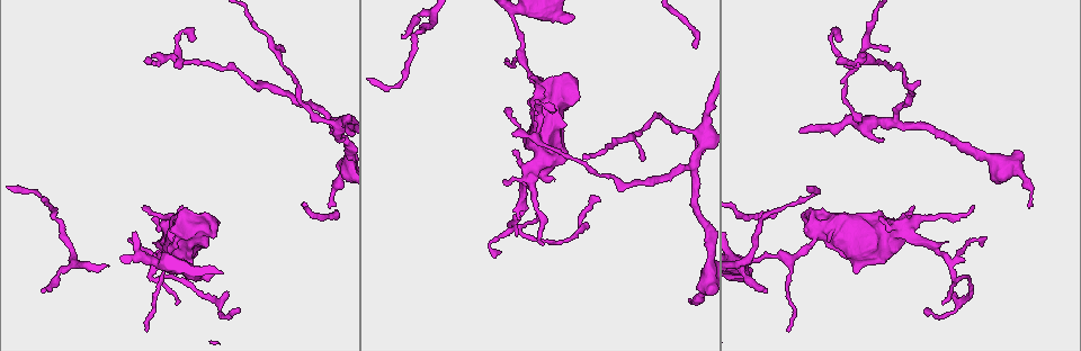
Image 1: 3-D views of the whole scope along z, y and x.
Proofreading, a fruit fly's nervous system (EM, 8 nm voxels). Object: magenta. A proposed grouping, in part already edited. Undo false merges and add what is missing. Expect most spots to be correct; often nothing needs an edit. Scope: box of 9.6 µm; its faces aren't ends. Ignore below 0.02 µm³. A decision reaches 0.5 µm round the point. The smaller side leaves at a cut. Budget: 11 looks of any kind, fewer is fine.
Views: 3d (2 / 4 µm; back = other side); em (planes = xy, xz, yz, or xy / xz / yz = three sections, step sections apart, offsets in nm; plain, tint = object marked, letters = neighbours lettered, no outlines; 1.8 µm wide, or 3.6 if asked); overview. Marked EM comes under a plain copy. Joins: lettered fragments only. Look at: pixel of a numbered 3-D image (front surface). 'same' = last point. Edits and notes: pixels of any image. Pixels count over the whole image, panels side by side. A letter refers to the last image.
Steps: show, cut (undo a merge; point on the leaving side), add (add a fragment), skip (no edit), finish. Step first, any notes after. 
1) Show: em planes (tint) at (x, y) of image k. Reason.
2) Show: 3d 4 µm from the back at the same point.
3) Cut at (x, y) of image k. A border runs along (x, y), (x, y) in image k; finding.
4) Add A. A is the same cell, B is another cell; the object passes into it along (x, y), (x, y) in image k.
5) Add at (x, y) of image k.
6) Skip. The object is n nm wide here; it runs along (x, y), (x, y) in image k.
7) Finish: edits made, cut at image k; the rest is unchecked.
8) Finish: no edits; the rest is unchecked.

Show: em 3.6 µm xz step 16 (letters) at (330, 207) of image 1. Long arm stops here.

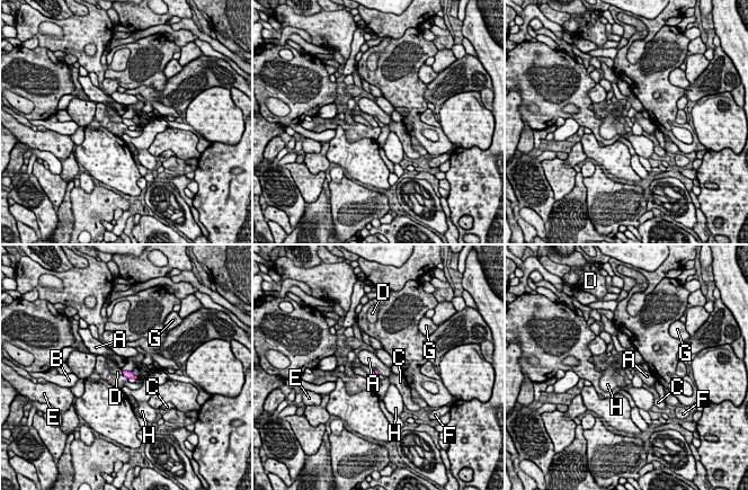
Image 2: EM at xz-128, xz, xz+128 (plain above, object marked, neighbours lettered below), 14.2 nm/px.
Show: em 3.6 µm planes (letters) at the same point. Another direction.

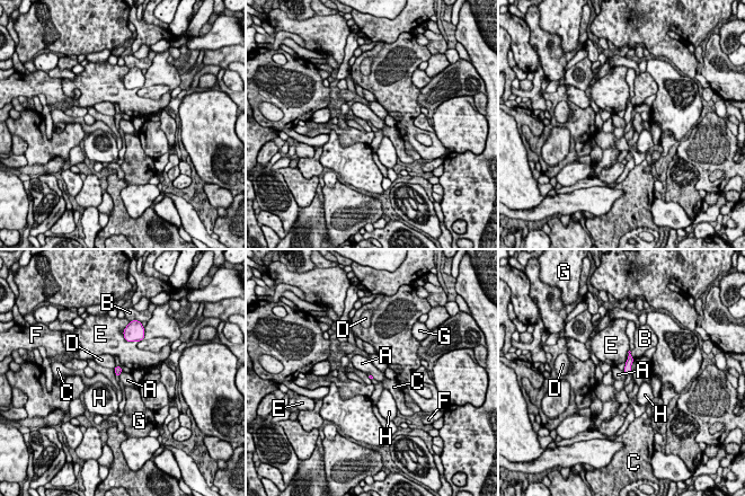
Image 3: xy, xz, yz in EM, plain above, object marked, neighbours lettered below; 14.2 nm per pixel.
Skip. A, B, C, D, E, F, G and H are other cells; a border runs along (122, 371), (118, 375) in image 3; no lettered fragment goes on from it.

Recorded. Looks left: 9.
Show: 3d 4 µm at (572, 18) of image 1. Branch stops here.

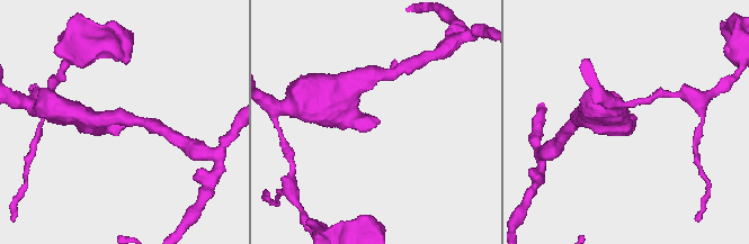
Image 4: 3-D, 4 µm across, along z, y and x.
Show: em planes (tint) at (375, 118) of image 4.

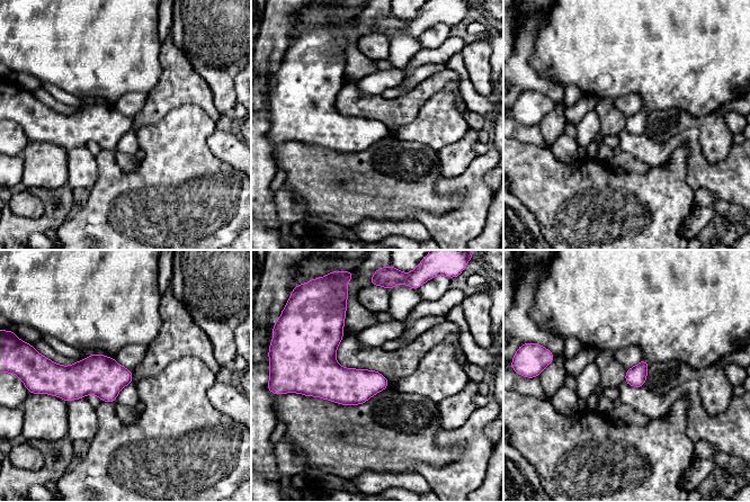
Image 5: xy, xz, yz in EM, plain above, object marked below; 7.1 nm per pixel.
Show: em planes (letters) at the same point.

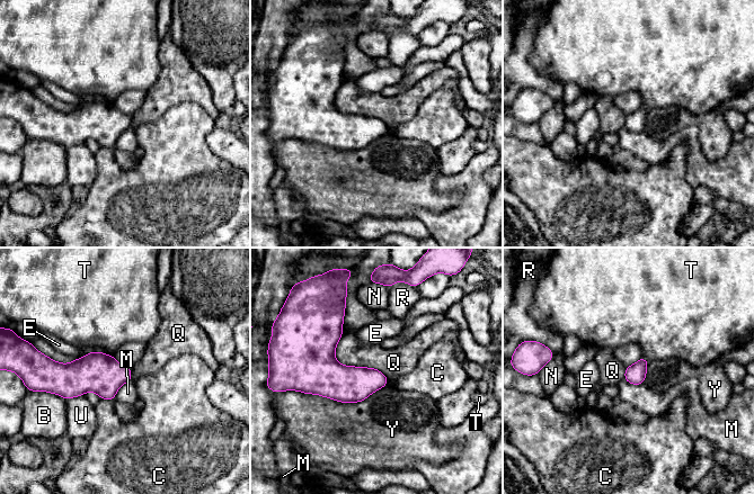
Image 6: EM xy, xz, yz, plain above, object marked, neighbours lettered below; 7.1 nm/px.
Skip. B, C, E, M, N, Q, R, T, U and Y are other cells; a border runs along (340, 337), (339, 362), (388, 379) in image 6; no lettered fragment goes on from it.

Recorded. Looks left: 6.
Show: 3d 2 µm at (762, 290) of image 1. Thin end.

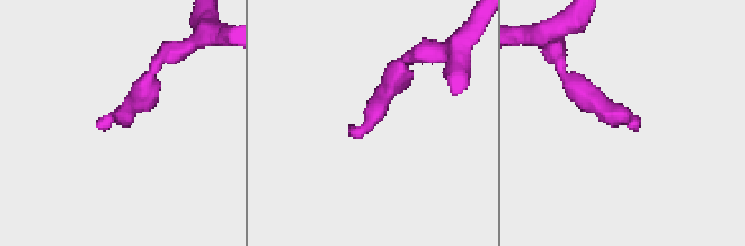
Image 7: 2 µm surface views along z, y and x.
Show: em xz step 4 (letters) at (633, 126) of image 7. Shape alone is not enough.

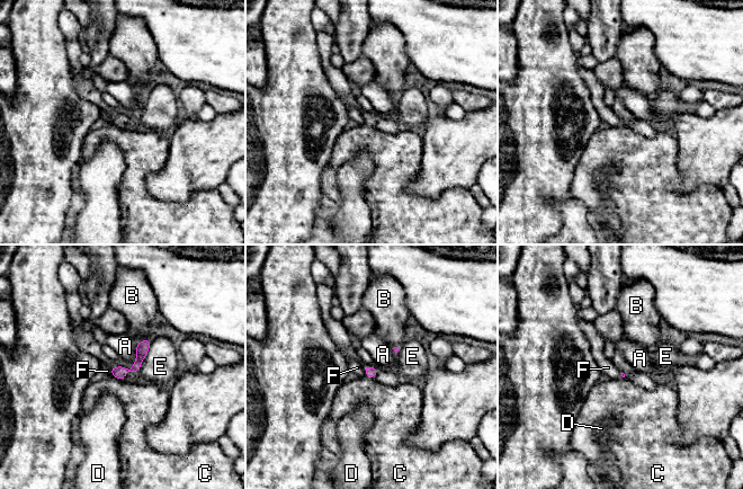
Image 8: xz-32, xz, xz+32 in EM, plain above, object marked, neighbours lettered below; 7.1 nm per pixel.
Skip. A, B, C, D, E and F are other cells; no lettered fragment goes on from it.

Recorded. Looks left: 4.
Show: 3d 2 µm at (173, 59) of image 1. Thin neck.

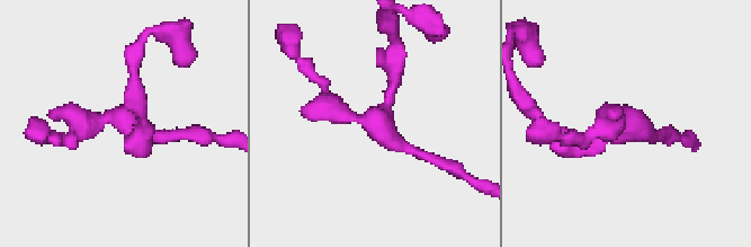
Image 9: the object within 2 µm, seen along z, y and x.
Show: em xz step 16 (letters) at (387, 124) of image 9. Shape alone is not enough.

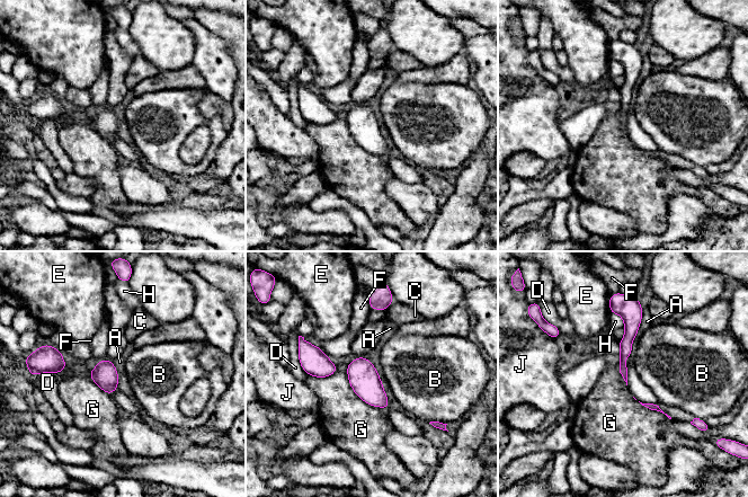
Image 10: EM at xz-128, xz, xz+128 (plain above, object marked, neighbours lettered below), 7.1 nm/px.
Skip. The object is 60 nm wide here; A, B, C, D, E, F, G, H and J are other cells; it runs along (629, 312), (624, 373) in image 10; all the same neuron.

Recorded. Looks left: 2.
Finish: no edits; the rest is unchecked.

